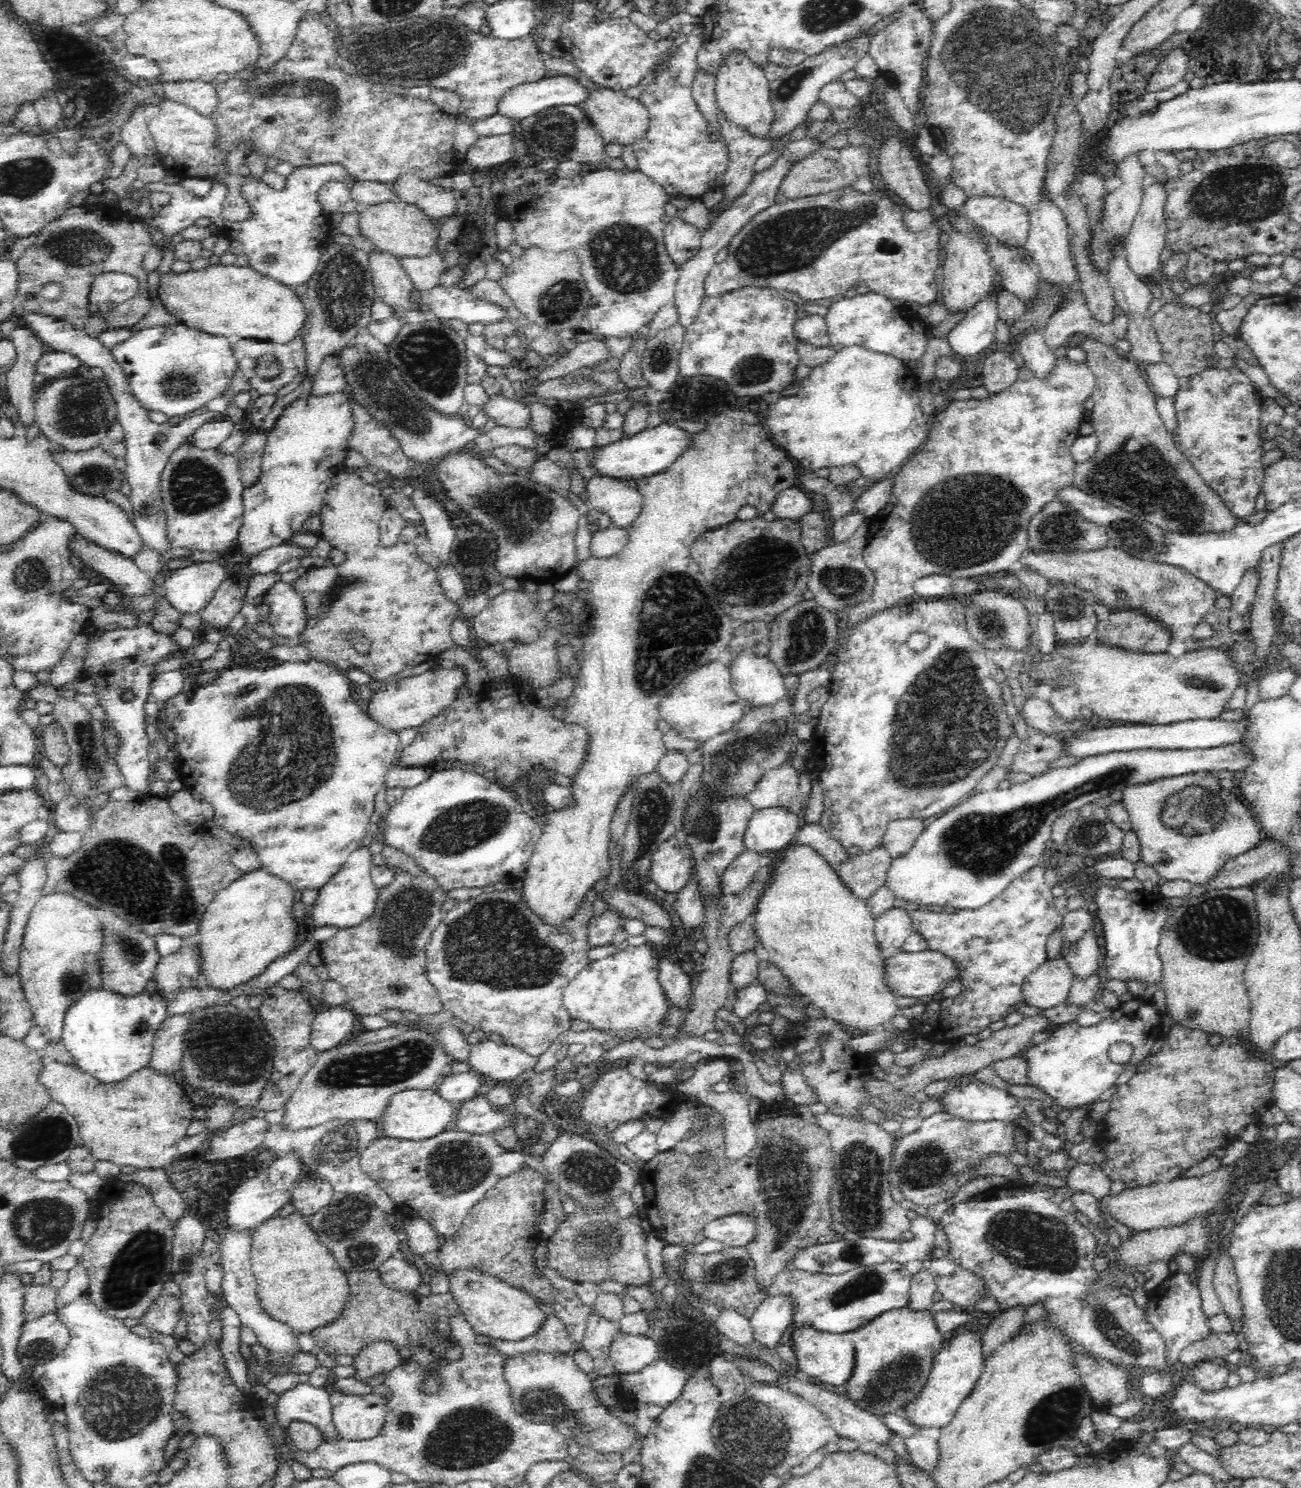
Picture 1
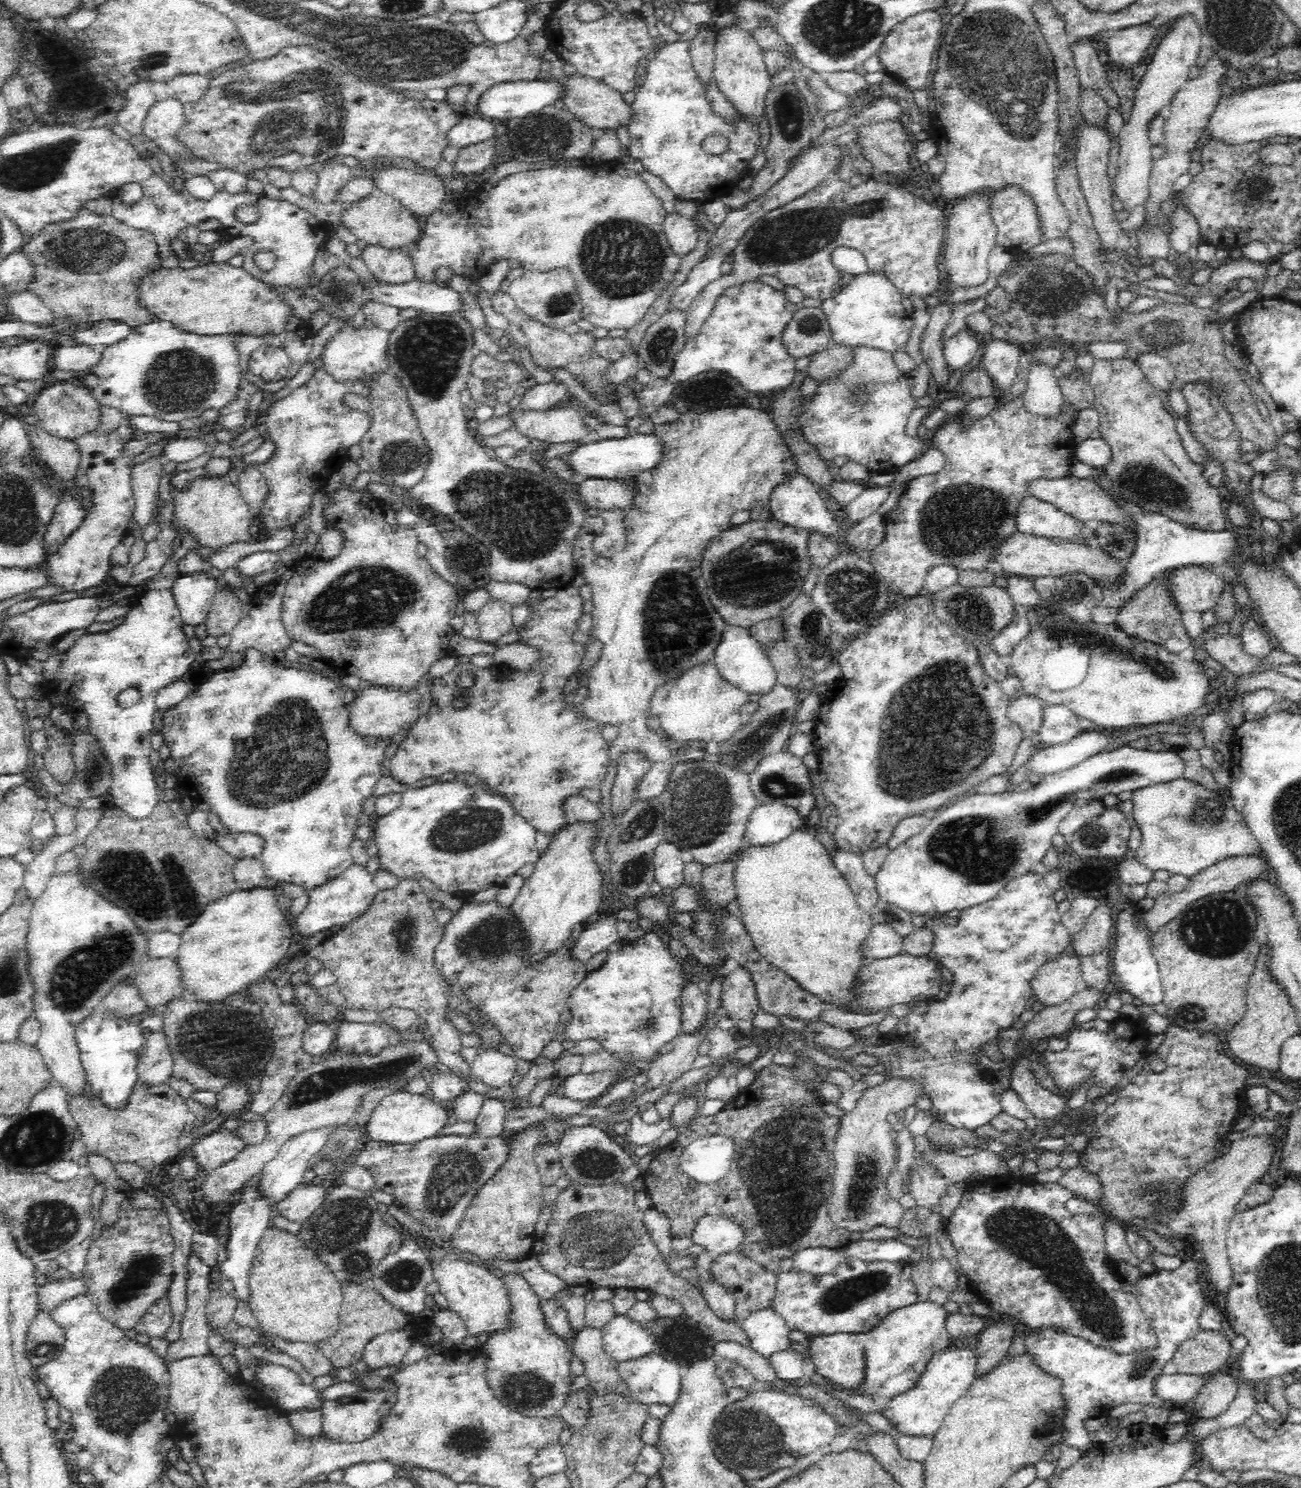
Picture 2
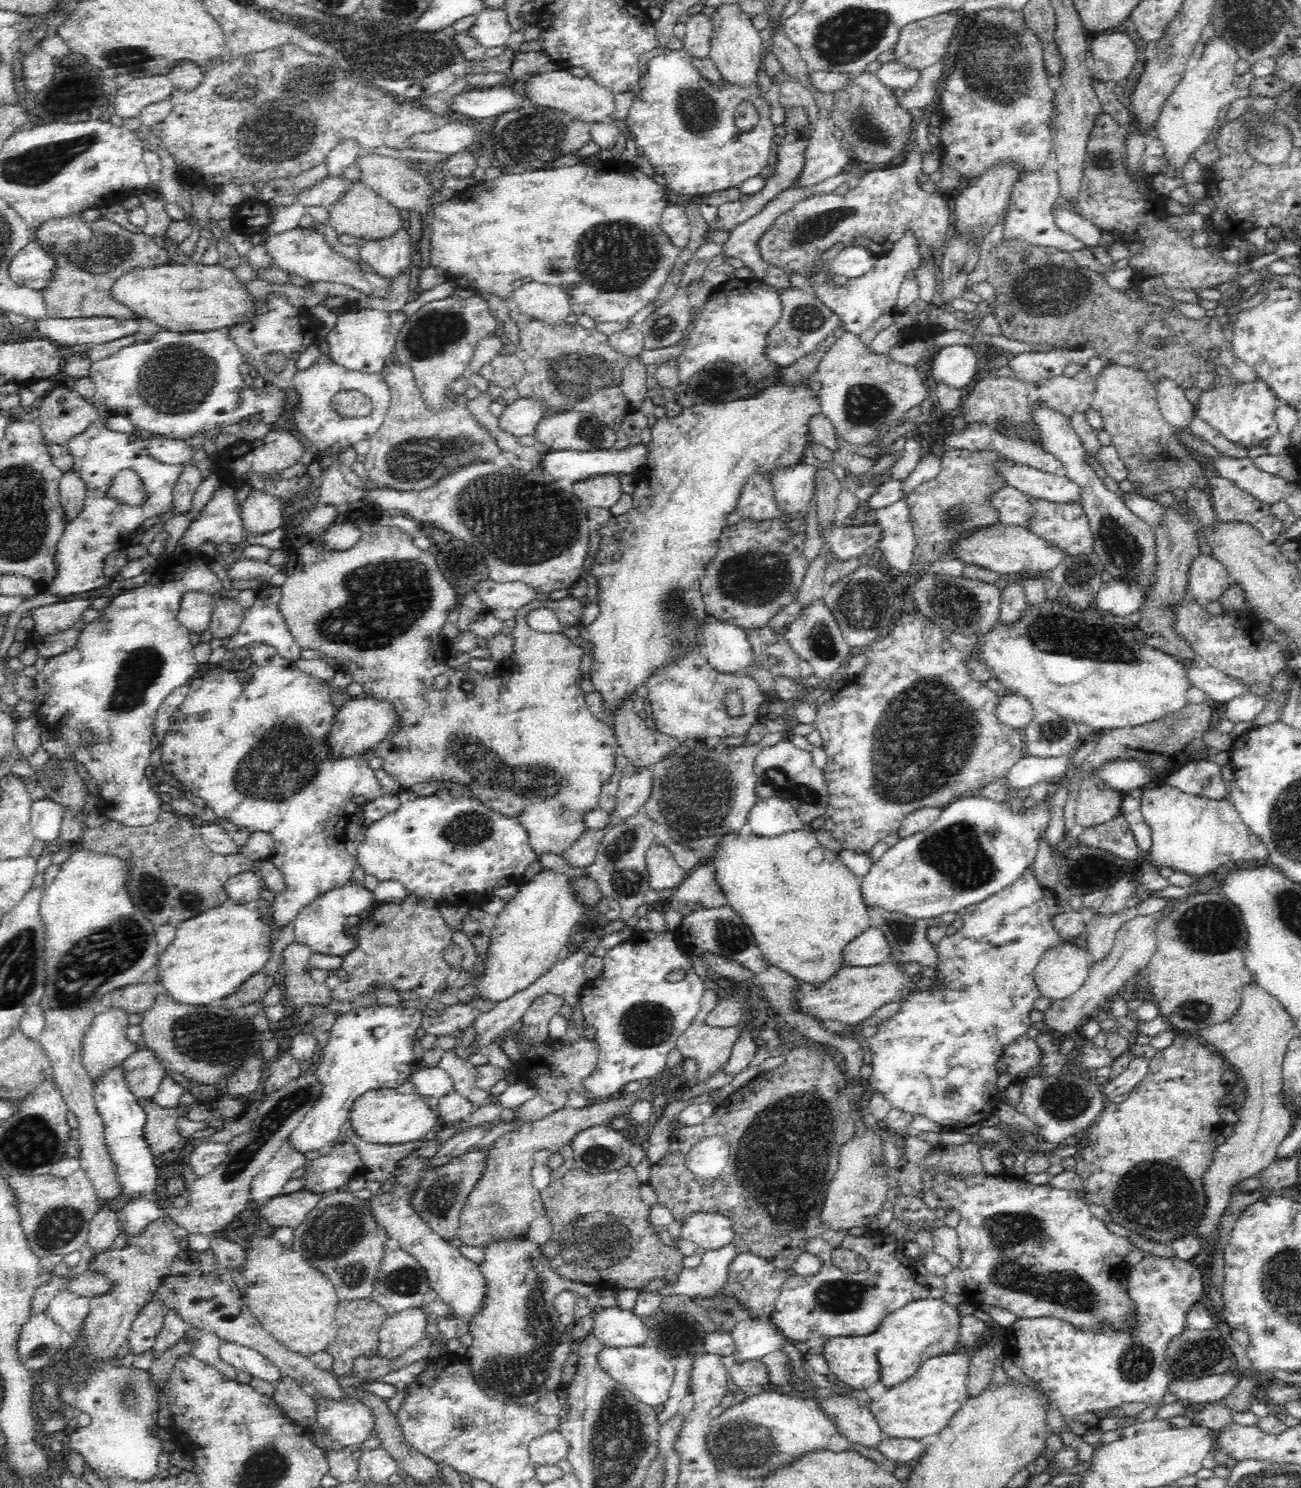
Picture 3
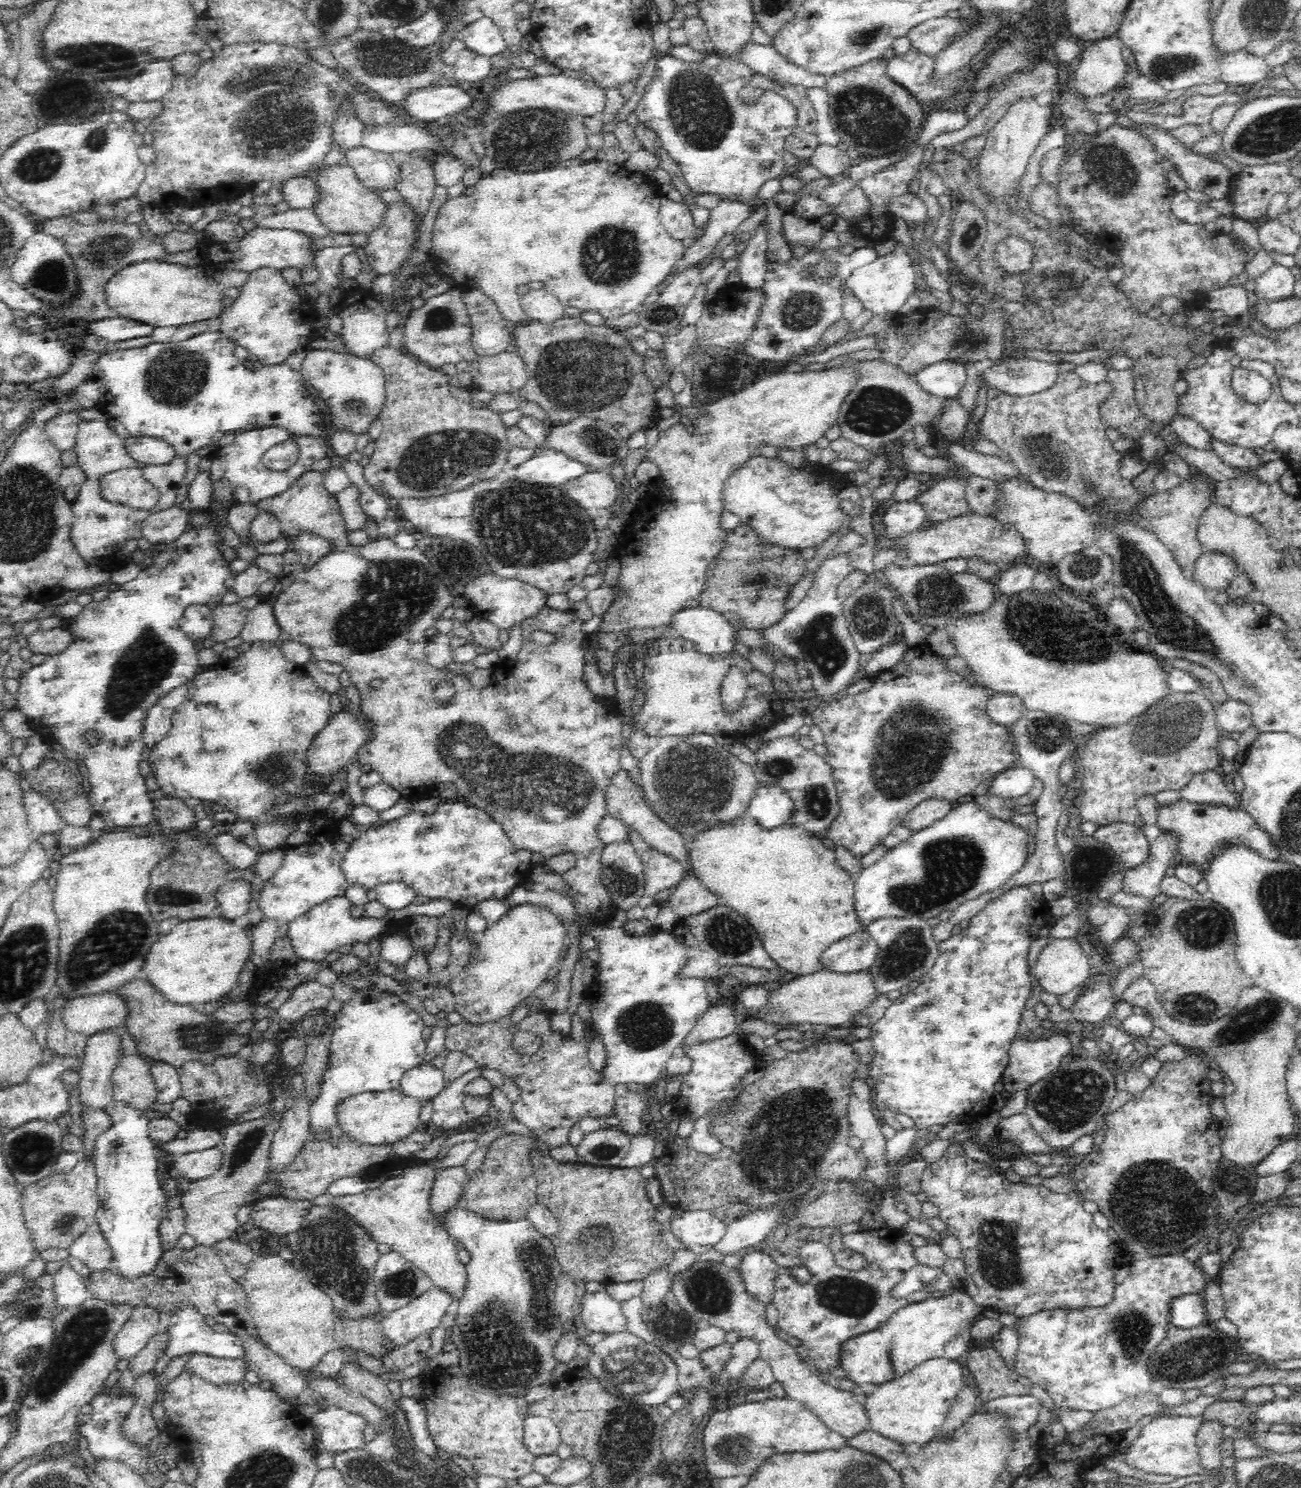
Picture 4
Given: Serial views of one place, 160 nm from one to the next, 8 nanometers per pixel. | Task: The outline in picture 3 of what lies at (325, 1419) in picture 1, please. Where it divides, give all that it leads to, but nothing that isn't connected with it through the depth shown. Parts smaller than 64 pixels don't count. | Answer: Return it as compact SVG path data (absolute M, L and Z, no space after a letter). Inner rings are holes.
M220 1340L219 1355L223 1362L231 1364L237 1370L243 1370L252 1377L275 1384L282 1372L263 1354L240 1343Z

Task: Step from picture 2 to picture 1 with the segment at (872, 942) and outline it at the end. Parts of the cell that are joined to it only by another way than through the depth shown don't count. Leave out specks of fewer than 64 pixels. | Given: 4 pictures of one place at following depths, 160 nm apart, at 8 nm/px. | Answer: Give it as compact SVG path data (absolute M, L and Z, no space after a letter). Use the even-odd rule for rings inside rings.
M903 906L892 908L875 920L875 940L884 957L900 952L913 931L910 912Z

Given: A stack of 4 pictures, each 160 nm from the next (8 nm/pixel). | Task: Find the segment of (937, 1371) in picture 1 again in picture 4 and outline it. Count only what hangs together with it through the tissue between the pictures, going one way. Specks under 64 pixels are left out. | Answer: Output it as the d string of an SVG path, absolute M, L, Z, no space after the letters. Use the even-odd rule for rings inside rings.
M932 1358L917 1364L910 1372L876 1385L872 1394L866 1395L863 1408L871 1430L904 1447L930 1442L938 1436L939 1426L967 1381L962 1360Z

